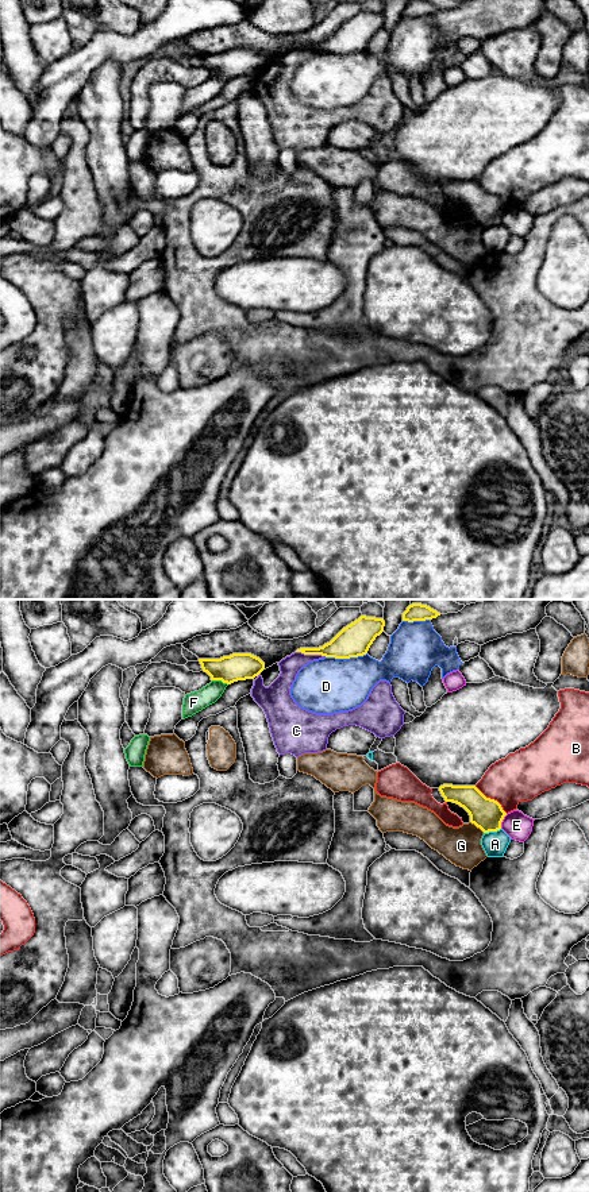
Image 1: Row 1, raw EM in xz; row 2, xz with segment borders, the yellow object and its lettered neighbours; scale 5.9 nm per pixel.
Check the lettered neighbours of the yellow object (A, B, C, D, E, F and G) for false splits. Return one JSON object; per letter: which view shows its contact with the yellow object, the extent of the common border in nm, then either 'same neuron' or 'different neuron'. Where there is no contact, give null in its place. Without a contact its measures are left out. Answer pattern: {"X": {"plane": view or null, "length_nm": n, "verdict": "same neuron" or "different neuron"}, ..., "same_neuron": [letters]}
{"A": {"plane": "xz", "length_nm": 110, "verdict": "different neuron"}, "B": {"plane": "xz", "length_nm": 260, "verdict": "different neuron"}, "C": {"plane": "xz", "length_nm": 190, "verdict": "different neuron"}, "D": {"plane": "xz", "length_nm": 260, "verdict": "different neuron"}, "E": {"plane": "xz", "length_nm": 100, "verdict": "different neuron"}, "F": {"plane": "xz", "length_nm": 100, "verdict": "different neuron"}, "G": {"plane": "xz", "length_nm": 110, "verdict": "different neuron"}, "same_neuron": []}

